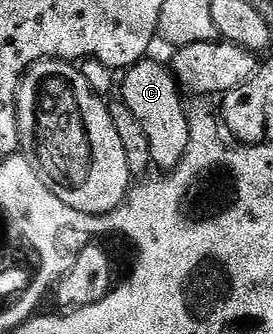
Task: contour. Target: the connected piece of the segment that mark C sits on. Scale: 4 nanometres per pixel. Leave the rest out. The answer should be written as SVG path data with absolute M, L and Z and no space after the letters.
M146 59L124 70L119 81L119 93L125 100L131 116L137 120L141 133L145 136L145 145L149 148L149 157L158 165L158 170L171 171L187 155L191 139L189 113L185 101L177 94L179 82L168 64L160 65L157 61Z

